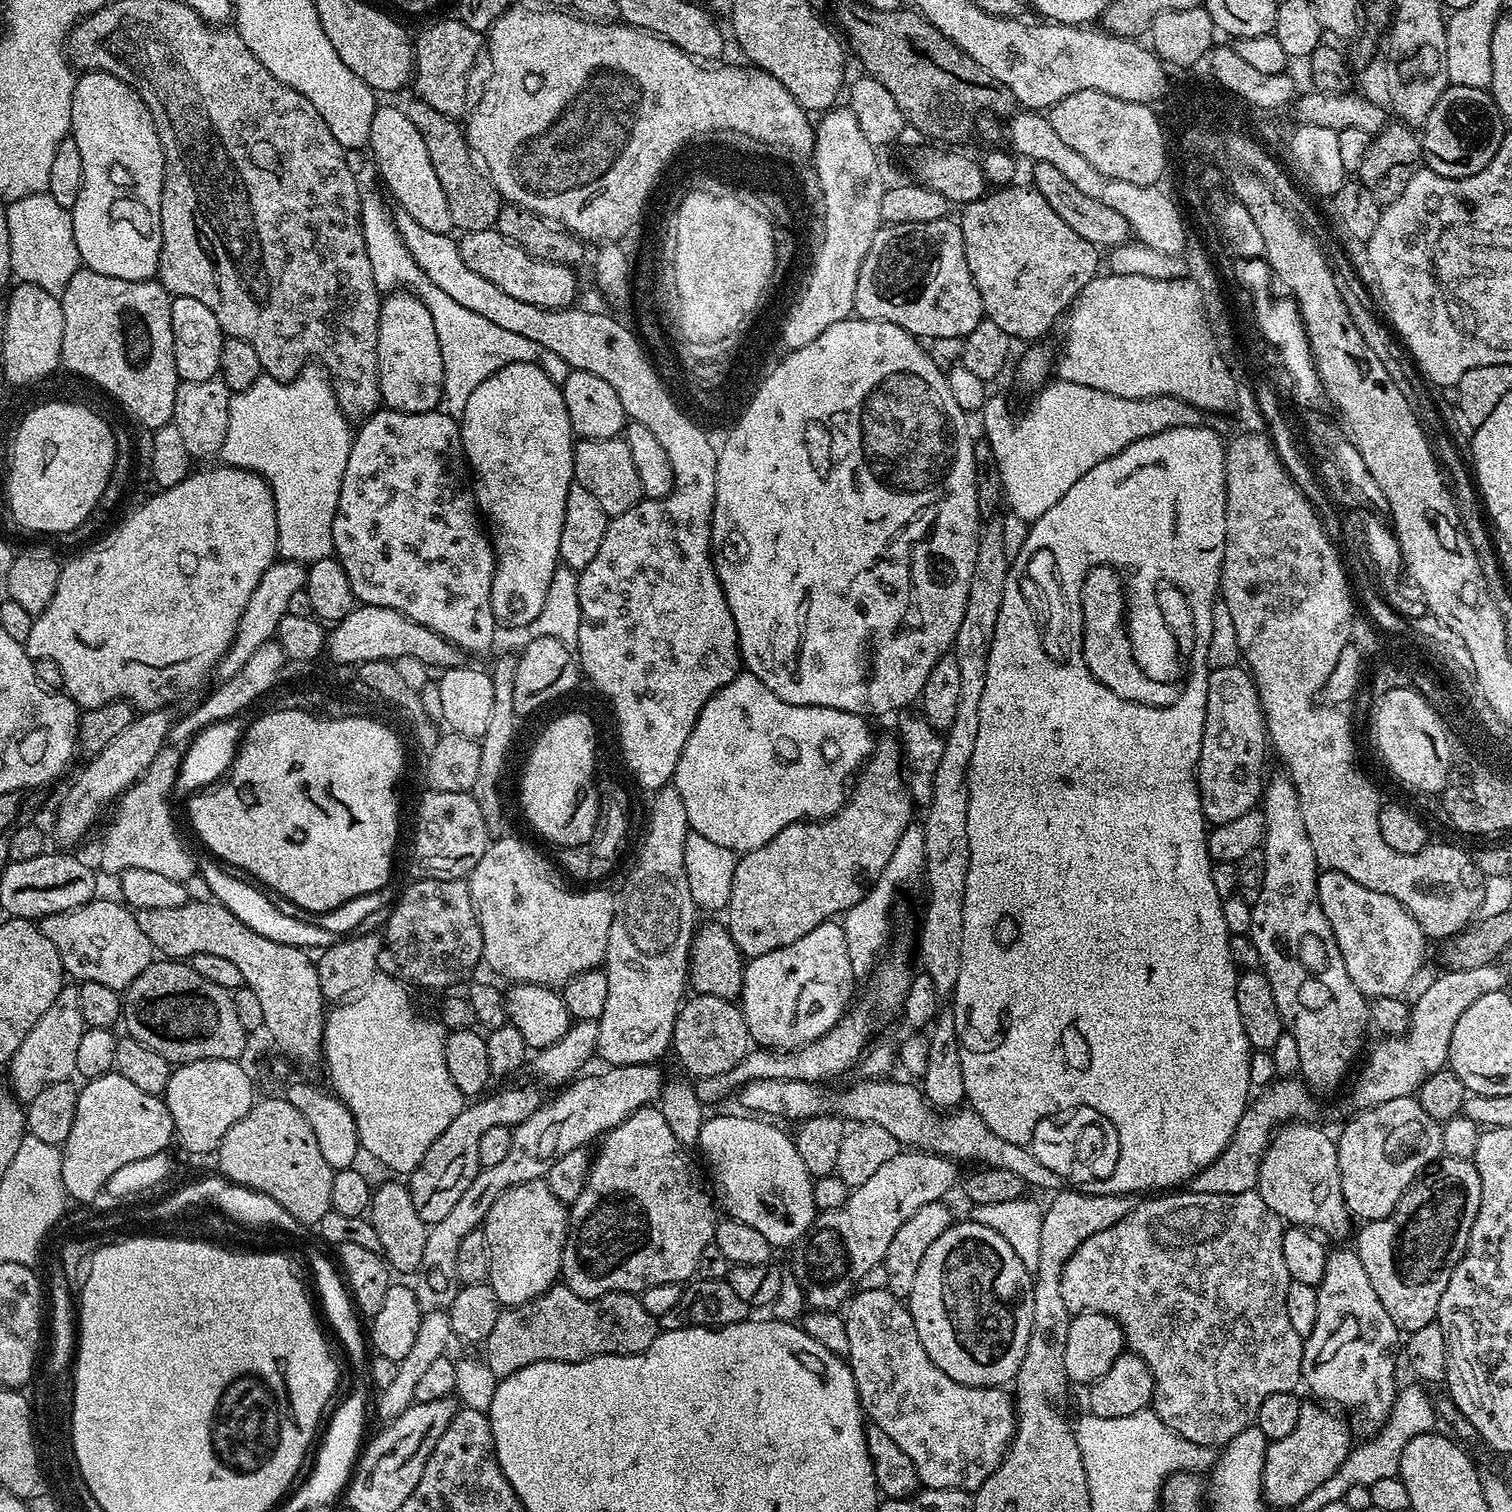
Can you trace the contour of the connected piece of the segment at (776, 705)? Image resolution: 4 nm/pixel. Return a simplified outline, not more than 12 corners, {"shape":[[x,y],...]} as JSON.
{"shape":[[741,674],[674,786],[743,854],[824,820],[874,751],[865,717]]}

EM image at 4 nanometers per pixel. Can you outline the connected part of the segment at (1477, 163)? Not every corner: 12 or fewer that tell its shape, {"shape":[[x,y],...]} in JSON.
{"shape":[[1453,84],[1422,125],[1422,160],[1473,176],[1505,135],[1491,91]]}

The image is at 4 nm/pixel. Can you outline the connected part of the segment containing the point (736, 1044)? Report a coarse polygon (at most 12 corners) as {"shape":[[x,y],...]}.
{"shape":[[692,994],[671,1051],[692,1078],[726,1074],[750,1051],[733,1001]]}

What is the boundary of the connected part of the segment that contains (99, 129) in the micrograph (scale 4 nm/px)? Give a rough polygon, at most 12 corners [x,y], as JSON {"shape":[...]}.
{"shape":[[114,74],[76,81],[80,263],[160,271],[164,155]]}

